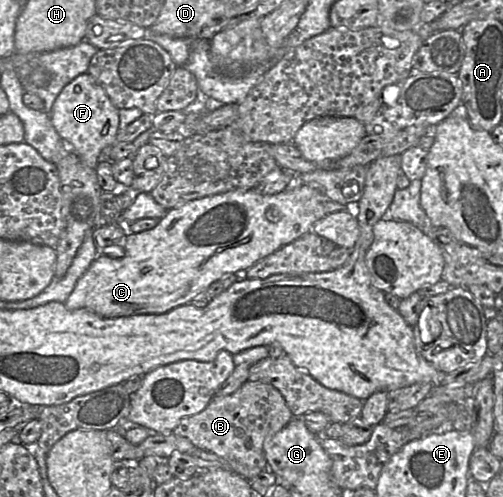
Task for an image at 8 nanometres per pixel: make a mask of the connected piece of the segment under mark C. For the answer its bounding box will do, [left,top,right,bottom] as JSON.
[63,176,328,318]

